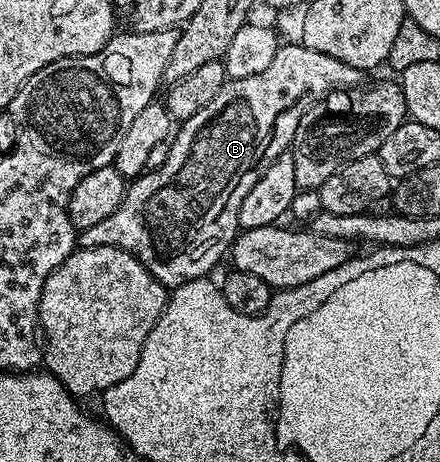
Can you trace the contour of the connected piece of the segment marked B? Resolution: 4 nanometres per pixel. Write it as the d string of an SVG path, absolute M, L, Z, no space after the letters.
M296 44L296 46L280 45L269 68L265 68L263 72L259 72L257 75L246 76L244 79L230 79L224 82L221 92L217 92L217 96L213 96L213 100L209 100L209 104L205 104L205 108L201 108L201 112L197 112L197 116L193 116L187 122L182 123L174 131L173 137L170 139L171 147L169 148L169 156L165 159L165 164L162 164L161 168L156 170L148 170L134 179L128 185L121 204L117 204L117 212L113 212L113 216L105 216L105 220L101 220L101 224L93 224L93 228L85 228L78 231L78 245L82 248L93 248L94 246L116 246L121 248L134 256L162 286L168 288L189 284L189 280L208 277L212 273L210 270L222 258L224 261L228 257L231 245L235 243L236 237L240 233L239 217L241 216L241 204L245 200L245 196L249 196L249 191L253 189L253 184L257 184L257 180L261 176L265 176L265 168L269 168L269 164L273 164L275 158L288 153L291 141L295 139L297 124L301 124L301 116L305 116L308 108L315 105L316 102L319 102L332 90L346 90L358 87L361 82L359 78L361 78L360 70L345 64L341 60L337 60L333 56L325 56L325 52L313 52L313 48L302 44Z

